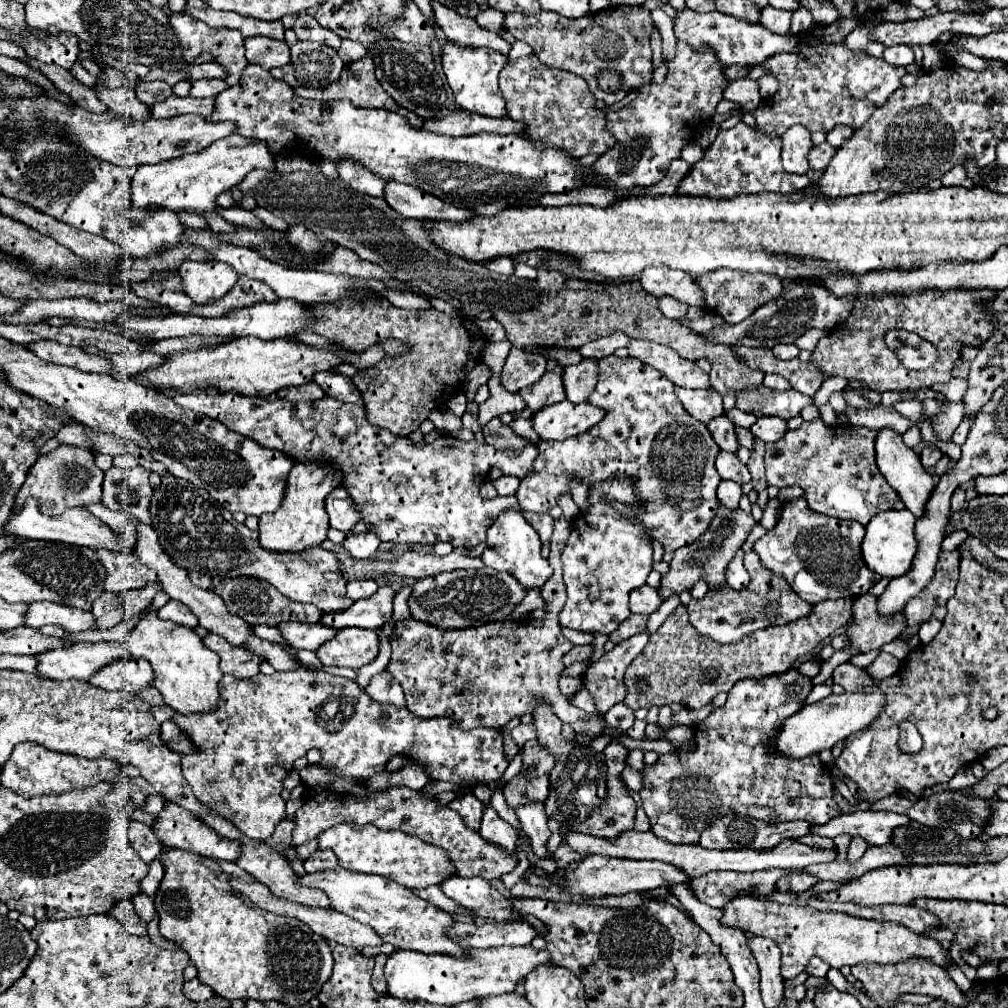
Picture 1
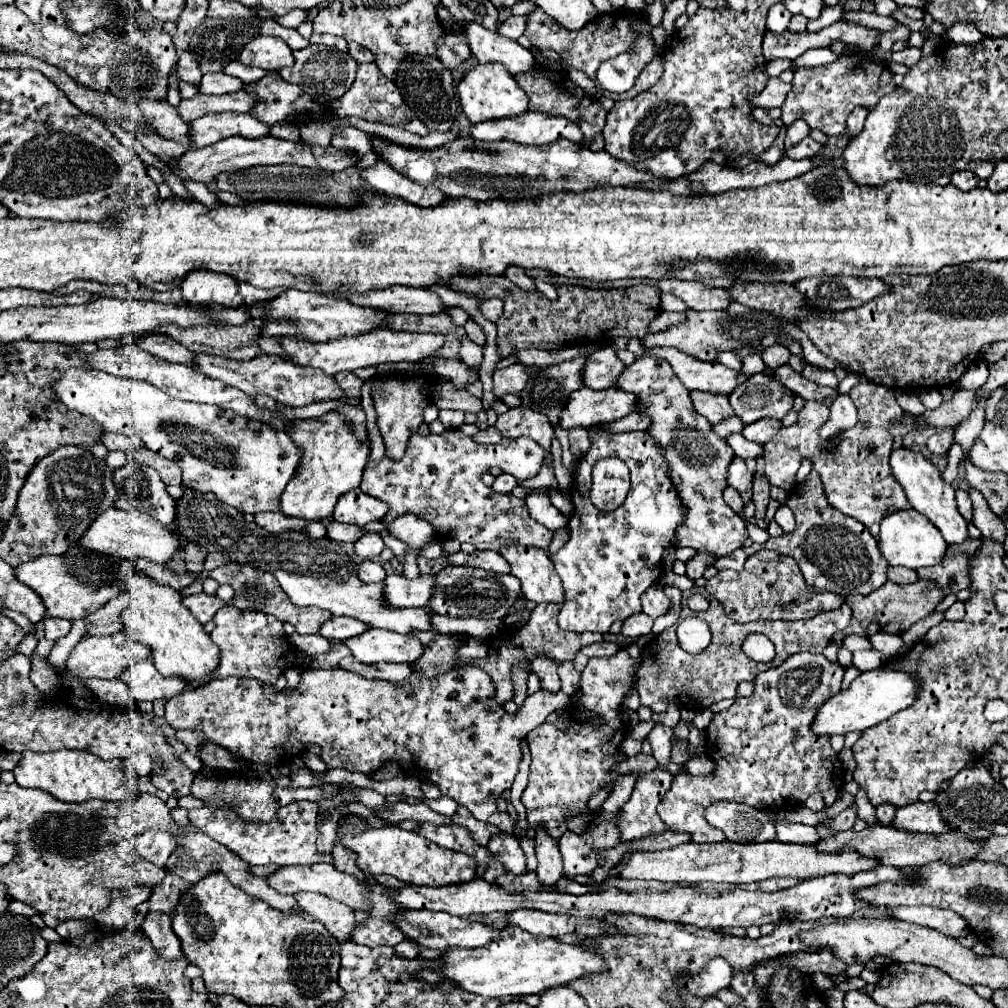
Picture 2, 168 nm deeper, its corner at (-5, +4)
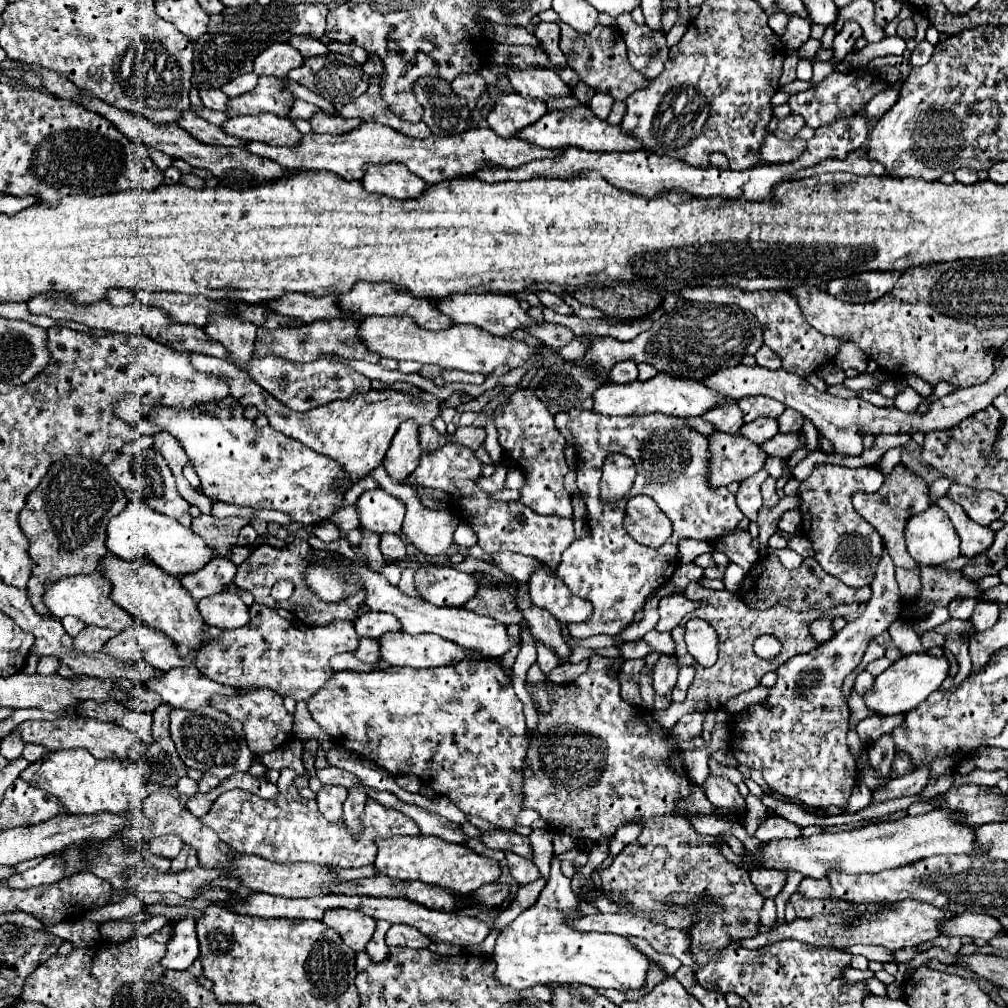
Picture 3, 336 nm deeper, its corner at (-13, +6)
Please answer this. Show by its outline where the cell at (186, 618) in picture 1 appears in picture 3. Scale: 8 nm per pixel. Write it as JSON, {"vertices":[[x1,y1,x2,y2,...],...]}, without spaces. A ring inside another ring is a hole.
{"vertices":[[230,591,216,593,198,601,198,611,206,625,216,625,220,629,236,629,250,621,248,607,244,601]]}

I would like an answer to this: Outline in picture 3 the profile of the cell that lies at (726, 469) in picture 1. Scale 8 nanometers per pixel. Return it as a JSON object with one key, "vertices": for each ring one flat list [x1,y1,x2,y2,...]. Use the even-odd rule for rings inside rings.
{"vertices":[[762,469,758,473,754,473,752,477,744,479,740,483,740,489,736,493,736,501,740,511,750,519,756,521,758,517,758,509,762,507,762,495,760,495,760,485,764,483,764,479,768,477,768,473]]}

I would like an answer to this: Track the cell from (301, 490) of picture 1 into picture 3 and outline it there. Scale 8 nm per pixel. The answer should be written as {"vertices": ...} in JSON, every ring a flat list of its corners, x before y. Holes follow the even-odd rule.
{"vertices":[[190,353,190,363,200,373,208,373,214,377,220,377,228,387,230,395,240,401,244,407,258,407,268,419,270,425,276,431,282,431,288,437,294,437,302,443,306,443,310,449,328,455,338,465,342,465,342,477,336,481,338,487,350,489,358,479,366,477,374,467,378,467,390,447,390,441,398,429,398,425,406,419,414,419,418,425,432,423,434,417,438,417,438,399,434,399,428,393,422,393,420,397,396,393,396,391,368,391,364,395,350,397,348,401,332,401,328,405,320,405,320,409,310,409,308,413,296,413,288,409,284,403,276,401,270,393,264,393,260,385,256,385,248,373,234,367,230,361,220,361,216,357]]}

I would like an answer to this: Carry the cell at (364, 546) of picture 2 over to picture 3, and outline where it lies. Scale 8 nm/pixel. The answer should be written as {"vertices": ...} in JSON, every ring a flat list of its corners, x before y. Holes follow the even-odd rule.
{"vertices":[[382,533,380,535,380,551,386,559,402,561,406,557,406,543,396,533]]}

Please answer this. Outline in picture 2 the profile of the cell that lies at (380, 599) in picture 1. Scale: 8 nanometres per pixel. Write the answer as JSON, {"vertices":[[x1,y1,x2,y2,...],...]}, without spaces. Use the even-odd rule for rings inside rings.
{"vertices":[[388,575,384,583,384,597,392,607,426,607,436,587,436,577,420,575,416,579,406,579,404,575]]}

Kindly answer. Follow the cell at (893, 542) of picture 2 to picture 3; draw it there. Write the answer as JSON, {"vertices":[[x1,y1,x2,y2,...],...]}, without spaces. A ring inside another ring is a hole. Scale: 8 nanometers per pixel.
{"vertices":[[930,505,924,513,912,515,904,527,908,553,920,565,938,567,950,559,960,557,960,539,952,529,948,515]]}

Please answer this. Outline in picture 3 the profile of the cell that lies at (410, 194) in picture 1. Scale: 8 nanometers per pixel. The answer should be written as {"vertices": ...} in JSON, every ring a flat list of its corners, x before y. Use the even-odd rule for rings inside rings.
{"vertices":[[370,165,362,177,364,189,370,193,382,193,396,199,418,199,432,183,416,177,406,165]]}

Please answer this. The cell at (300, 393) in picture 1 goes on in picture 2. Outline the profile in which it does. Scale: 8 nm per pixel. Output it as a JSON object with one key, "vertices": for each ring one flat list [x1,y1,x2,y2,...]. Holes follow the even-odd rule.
{"vertices":[[200,353,200,355,196,355,196,367,200,369,200,373,204,373,212,379,220,379,222,383,228,383,230,387,240,387,240,391,248,391,248,395,252,395,252,399,262,393,262,395,272,397,278,405,304,407,304,405,316,403,316,401,338,399,342,395,336,379,332,375,324,375,324,371,316,371,314,367,296,367,294,363,288,363,286,359,280,359,274,355,260,355,252,361,236,361]]}

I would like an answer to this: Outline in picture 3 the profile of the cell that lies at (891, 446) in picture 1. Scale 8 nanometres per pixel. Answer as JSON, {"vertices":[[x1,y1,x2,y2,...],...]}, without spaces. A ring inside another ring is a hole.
{"vertices":[[942,495,936,505,950,517,950,521,954,523,954,529,962,541,960,549,964,557,974,557,974,553,982,553,984,549,988,549,988,545,992,545,992,537,994,531,982,525,976,525,976,521,972,521,964,509,954,503,952,499,948,499,946,495]]}

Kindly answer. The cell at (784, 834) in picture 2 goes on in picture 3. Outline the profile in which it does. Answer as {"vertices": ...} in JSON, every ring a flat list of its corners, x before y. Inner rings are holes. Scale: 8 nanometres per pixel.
{"vertices":[[770,815,756,831,756,837,760,841,772,841,772,837,784,839,784,837,800,837,800,835,802,835,802,827,796,823,790,823,780,815]]}

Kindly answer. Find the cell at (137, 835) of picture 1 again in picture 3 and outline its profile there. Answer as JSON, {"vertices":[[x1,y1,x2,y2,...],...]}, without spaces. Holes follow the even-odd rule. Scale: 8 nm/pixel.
{"vertices":[[168,835,168,837,152,839,152,841,148,843,148,849,150,849,154,855,174,859,174,857,180,853,182,845,184,845,184,843,180,841,180,837,176,837,176,835]]}

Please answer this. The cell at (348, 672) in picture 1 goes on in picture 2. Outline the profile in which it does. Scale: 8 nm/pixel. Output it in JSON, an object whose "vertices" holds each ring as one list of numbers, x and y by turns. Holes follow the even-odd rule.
{"vertices":[[298,632,290,636,290,641,309,656,324,654,330,650,330,642,319,634,301,635]]}

